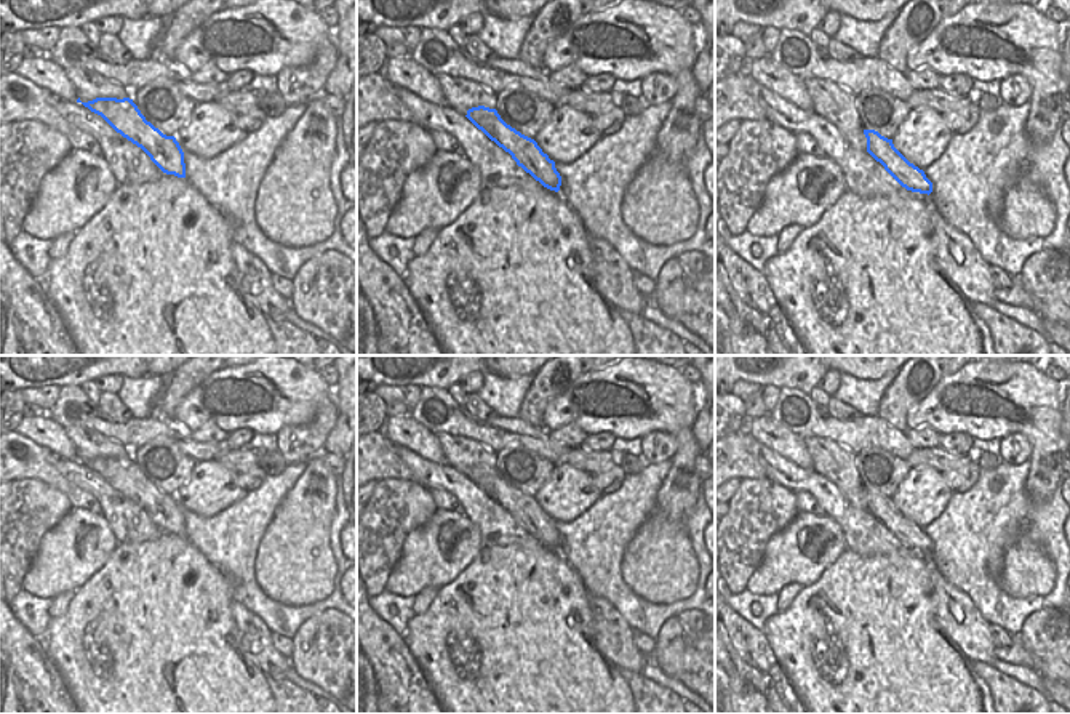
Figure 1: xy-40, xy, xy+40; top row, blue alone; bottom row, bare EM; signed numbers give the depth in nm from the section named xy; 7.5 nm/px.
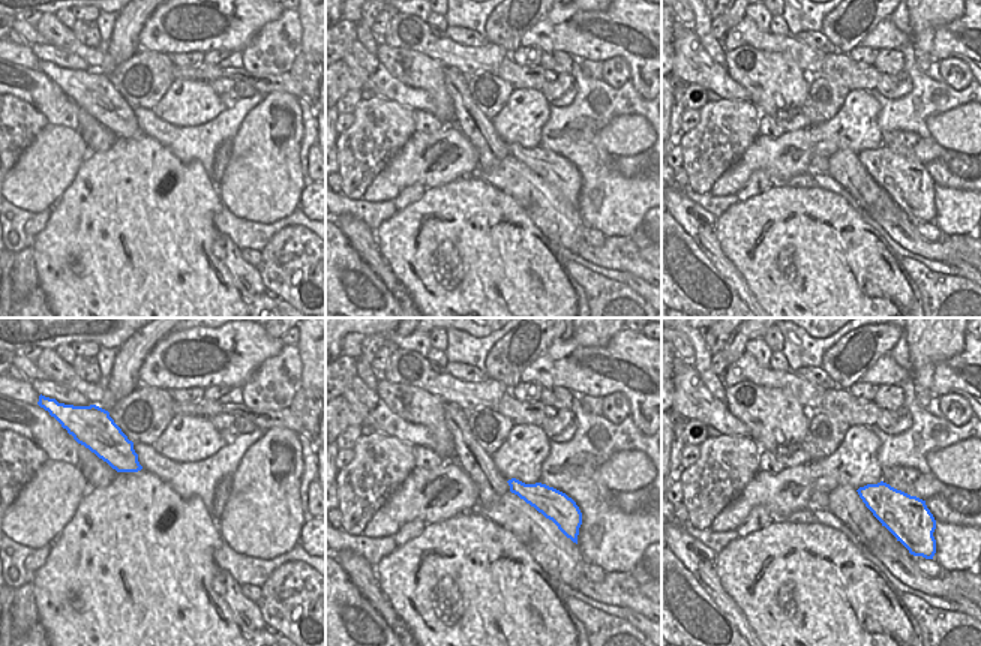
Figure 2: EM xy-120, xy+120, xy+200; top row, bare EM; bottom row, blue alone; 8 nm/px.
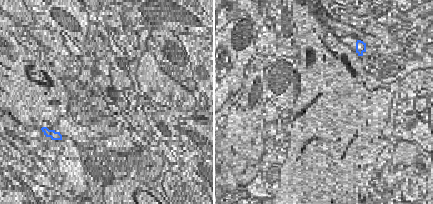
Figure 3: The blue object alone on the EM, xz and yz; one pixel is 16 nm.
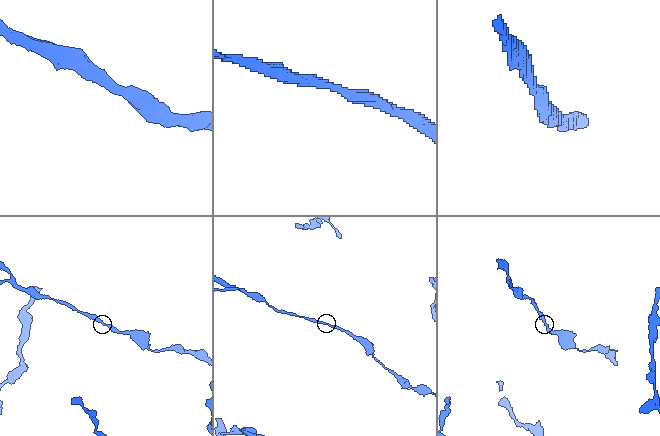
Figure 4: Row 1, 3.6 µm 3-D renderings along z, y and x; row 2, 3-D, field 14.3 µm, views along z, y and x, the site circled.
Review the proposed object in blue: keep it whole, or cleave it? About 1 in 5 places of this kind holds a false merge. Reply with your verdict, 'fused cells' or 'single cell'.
single cell

